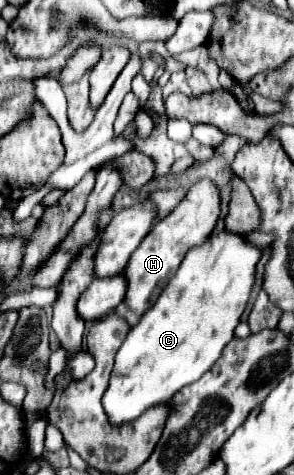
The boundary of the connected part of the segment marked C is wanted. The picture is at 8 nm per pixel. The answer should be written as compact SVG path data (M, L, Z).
M221 231L203 245L189 249L177 275L159 295L157 303L131 327L115 355L103 409L111 425L135 421L149 407L169 401L179 389L201 379L221 357L251 295L259 249L245 243L241 233Z

